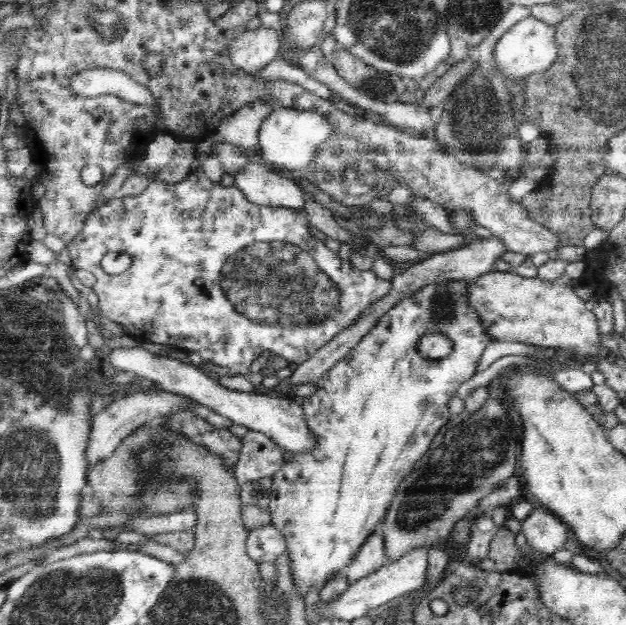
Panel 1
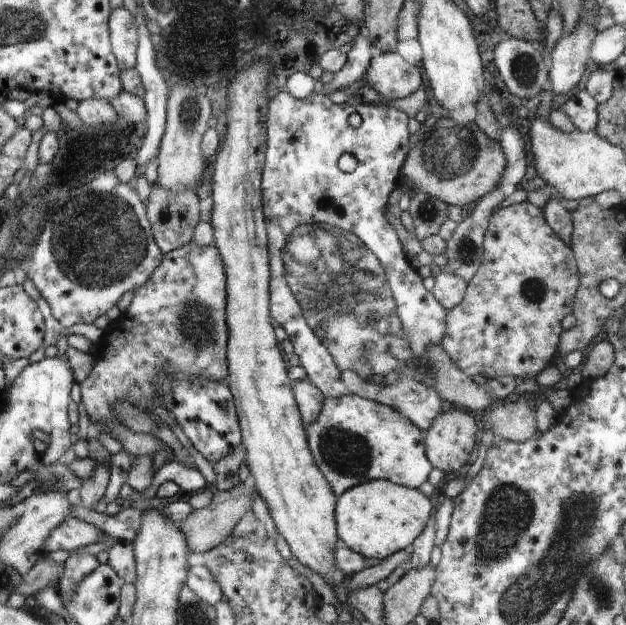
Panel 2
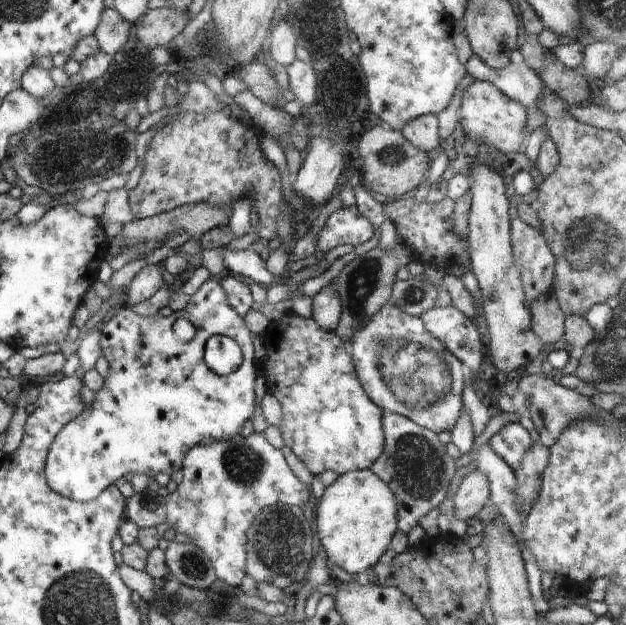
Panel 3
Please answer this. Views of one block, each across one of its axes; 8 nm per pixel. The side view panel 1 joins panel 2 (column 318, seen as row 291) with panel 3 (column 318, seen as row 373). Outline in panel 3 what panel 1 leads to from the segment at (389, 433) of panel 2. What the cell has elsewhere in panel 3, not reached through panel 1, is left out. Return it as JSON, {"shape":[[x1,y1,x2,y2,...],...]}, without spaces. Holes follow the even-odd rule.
{"shape":[[293,312,270,322,260,341,266,391,281,405,282,421,279,427,285,446,292,450,313,477,325,471,344,475,349,471,370,469,385,448,384,413,370,400,358,381,349,354,350,343,346,344,334,331,321,330,312,318,304,319]]}

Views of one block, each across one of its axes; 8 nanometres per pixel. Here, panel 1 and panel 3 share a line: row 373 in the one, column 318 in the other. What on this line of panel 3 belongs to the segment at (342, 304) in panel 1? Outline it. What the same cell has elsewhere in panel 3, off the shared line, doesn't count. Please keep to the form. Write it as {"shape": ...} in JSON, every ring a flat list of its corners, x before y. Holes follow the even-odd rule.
{"shape":[[357,206,342,207,328,216,324,228,316,235,315,247,320,251,330,251,339,245,357,247,375,236,374,231]]}

